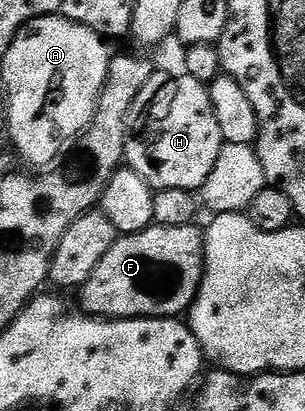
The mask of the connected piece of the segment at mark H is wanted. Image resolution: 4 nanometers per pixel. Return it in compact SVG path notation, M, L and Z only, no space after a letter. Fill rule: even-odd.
M152 71L149 82L145 82L141 94L137 94L125 126L125 164L141 174L141 178L145 178L153 190L185 190L194 193L202 189L205 178L209 178L209 170L213 170L213 162L217 162L217 154L221 154L225 141L221 126L217 126L217 114L213 114L208 85L186 74L178 75Z

